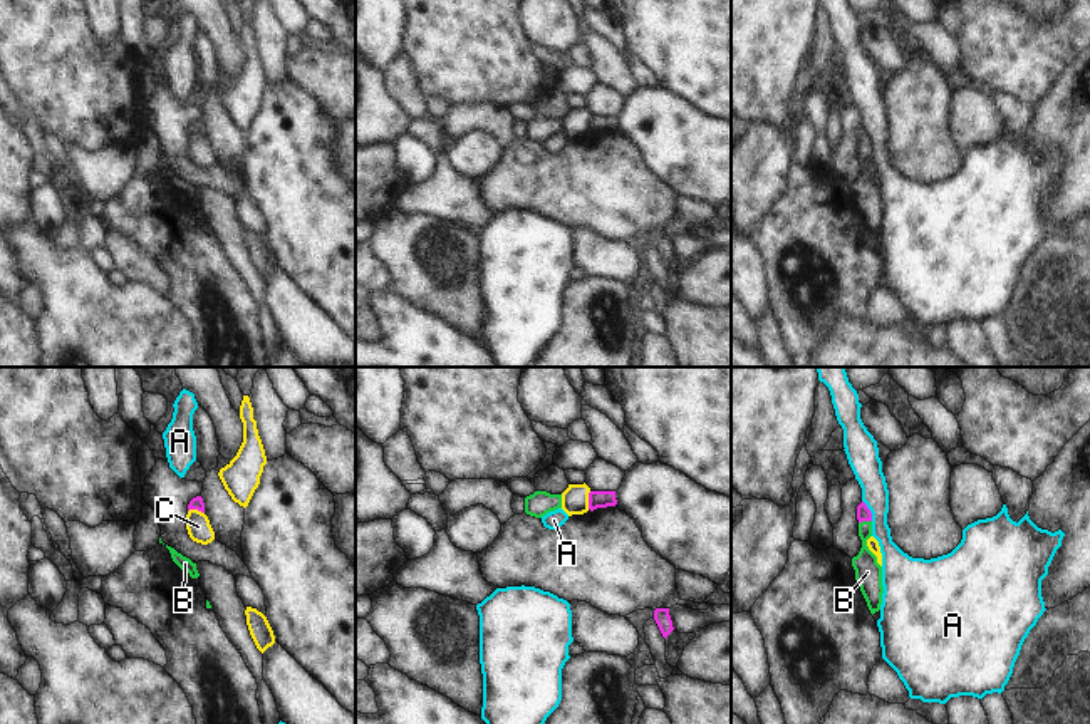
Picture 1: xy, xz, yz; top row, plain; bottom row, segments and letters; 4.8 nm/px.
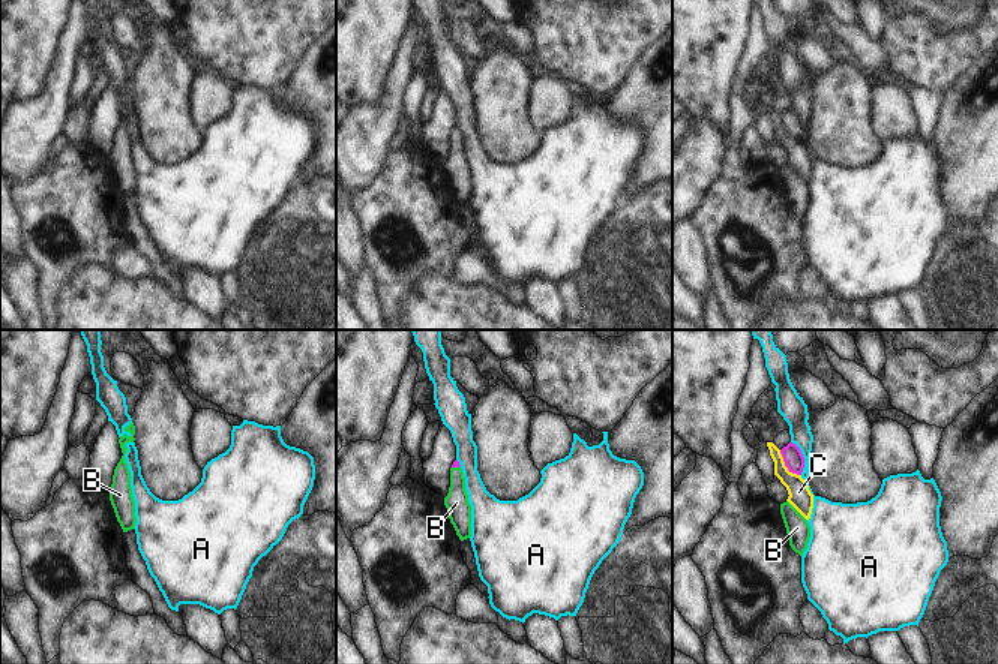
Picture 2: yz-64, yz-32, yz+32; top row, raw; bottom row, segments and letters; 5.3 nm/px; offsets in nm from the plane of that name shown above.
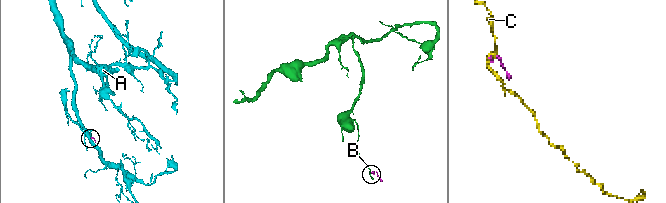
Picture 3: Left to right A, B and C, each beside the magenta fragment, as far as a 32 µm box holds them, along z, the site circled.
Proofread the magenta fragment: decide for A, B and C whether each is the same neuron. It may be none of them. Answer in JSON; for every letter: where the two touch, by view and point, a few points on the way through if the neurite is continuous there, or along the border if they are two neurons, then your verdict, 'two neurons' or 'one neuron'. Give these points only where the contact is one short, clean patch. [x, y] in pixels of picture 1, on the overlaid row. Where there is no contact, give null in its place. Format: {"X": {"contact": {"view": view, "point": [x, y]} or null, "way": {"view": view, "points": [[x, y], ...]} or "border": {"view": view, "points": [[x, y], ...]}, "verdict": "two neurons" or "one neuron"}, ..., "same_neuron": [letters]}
{"A": {"contact": {"view": "yz", "point": [869, 510]}, "border": {"view": "yz", "points": [[862, 500], [872, 520]]}, "verdict": "two neurons"}, "B": {"contact": {"view": "yz", "point": [864, 520]}, "way": {"view": "yz", "points": [[864, 513], [864, 520], [867, 572]]}, "verdict": "one neuron"}, "C": {"contact": {"view": "xz", "point": [589, 500]}, "border": {"view": "xz", "points": [[591, 491], [587, 508]]}, "verdict": "two neurons"}, "same_neuron": ["B"]}

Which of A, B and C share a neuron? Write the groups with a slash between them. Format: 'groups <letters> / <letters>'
groups A / B / C

